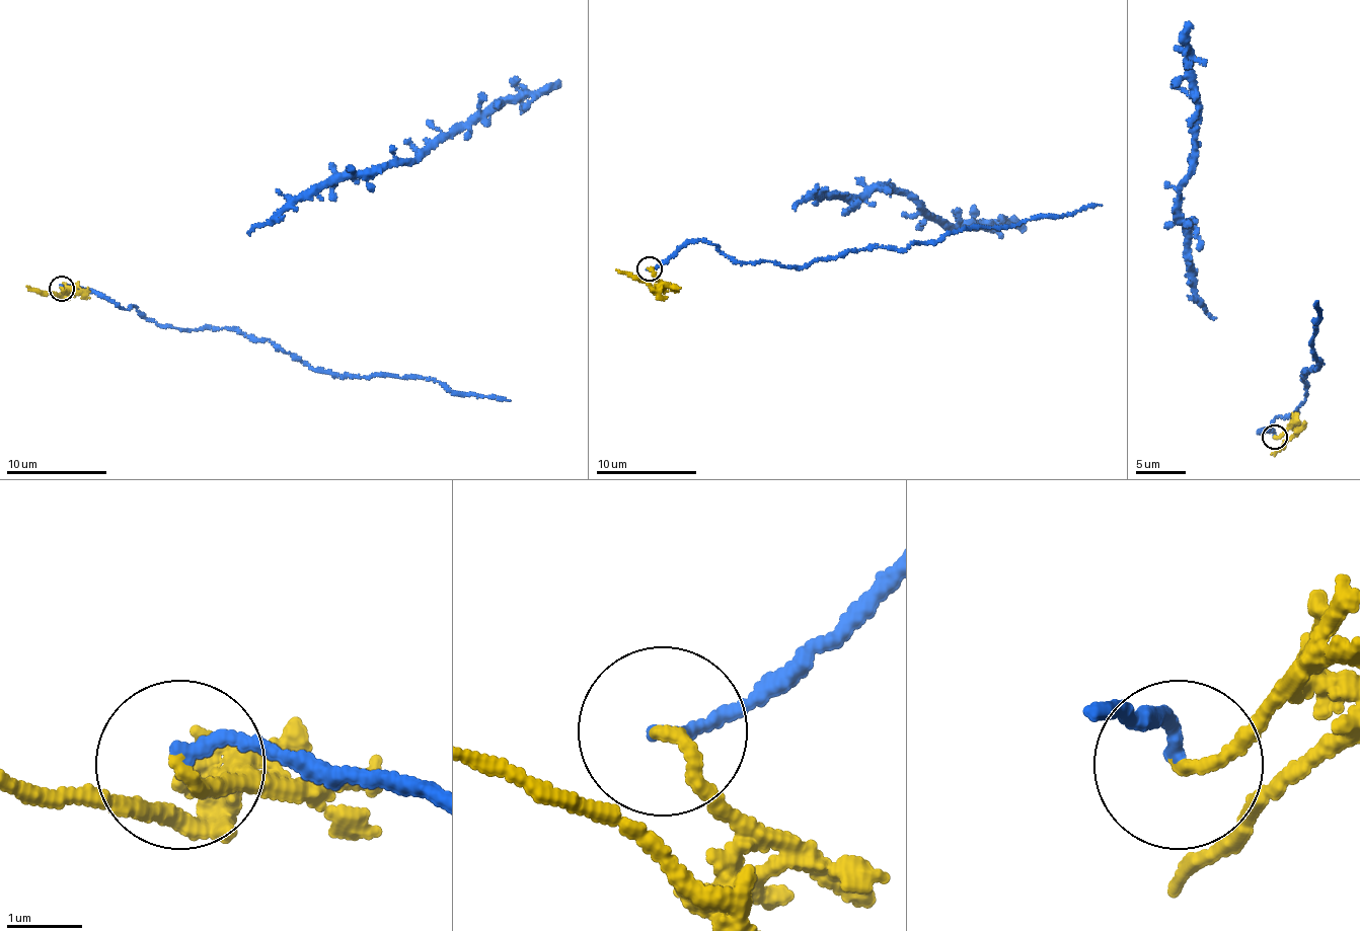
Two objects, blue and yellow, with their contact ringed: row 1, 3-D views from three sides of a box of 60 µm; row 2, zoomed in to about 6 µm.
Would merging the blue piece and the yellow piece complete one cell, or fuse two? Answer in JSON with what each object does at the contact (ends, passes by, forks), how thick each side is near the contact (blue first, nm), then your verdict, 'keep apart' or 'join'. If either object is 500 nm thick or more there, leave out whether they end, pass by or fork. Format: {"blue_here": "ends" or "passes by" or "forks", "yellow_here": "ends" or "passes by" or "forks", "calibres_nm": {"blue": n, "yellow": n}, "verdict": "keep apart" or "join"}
{"blue_here": "ends", "yellow_here": "ends", "calibres_nm": {"blue": 170, "yellow": 160}, "verdict": "keep apart"}

